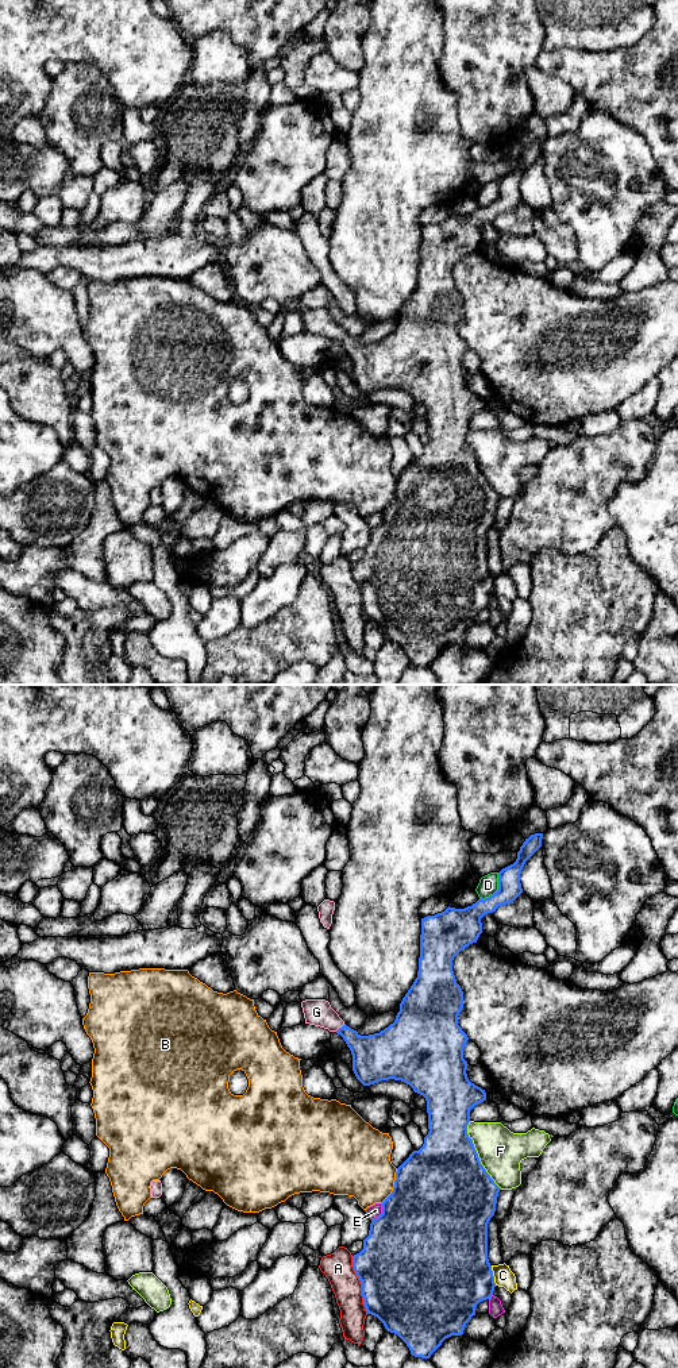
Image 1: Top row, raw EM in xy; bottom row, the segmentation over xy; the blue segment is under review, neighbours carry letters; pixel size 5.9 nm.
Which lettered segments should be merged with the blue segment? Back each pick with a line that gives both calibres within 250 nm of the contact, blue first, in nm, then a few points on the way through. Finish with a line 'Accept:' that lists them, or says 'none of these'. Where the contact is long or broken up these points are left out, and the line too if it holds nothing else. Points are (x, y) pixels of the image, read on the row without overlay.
G: Thickness 240 nm (blue) against 160 nm. Path across: xy (372, 363), (339, 336), (316, 320)
Accept: G

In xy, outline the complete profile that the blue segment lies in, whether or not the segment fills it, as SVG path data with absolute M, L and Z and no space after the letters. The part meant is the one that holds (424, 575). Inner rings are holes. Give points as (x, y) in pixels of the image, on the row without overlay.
M543 142L531 143L517 161L513 173L498 181L498 199L489 207L479 207L465 217L447 216L435 224L421 227L420 266L417 286L402 307L393 332L380 342L361 344L344 332L325 308L301 311L305 332L336 340L353 363L353 379L363 394L381 389L401 389L427 409L428 443L419 459L397 477L392 502L381 512L382 523L371 528L363 558L353 564L353 575L362 593L367 623L377 625L390 641L397 643L415 666L429 667L451 644L463 643L466 632L475 624L479 610L490 608L496 591L488 567L488 532L494 524L500 496L479 470L473 448L467 443L470 419L486 409L486 401L467 386L463 357L469 348L458 334L463 316L463 300L457 292L452 269L466 255L477 251L482 242L481 227L498 215L513 211L521 201L520 182L525 170L542 155Z

